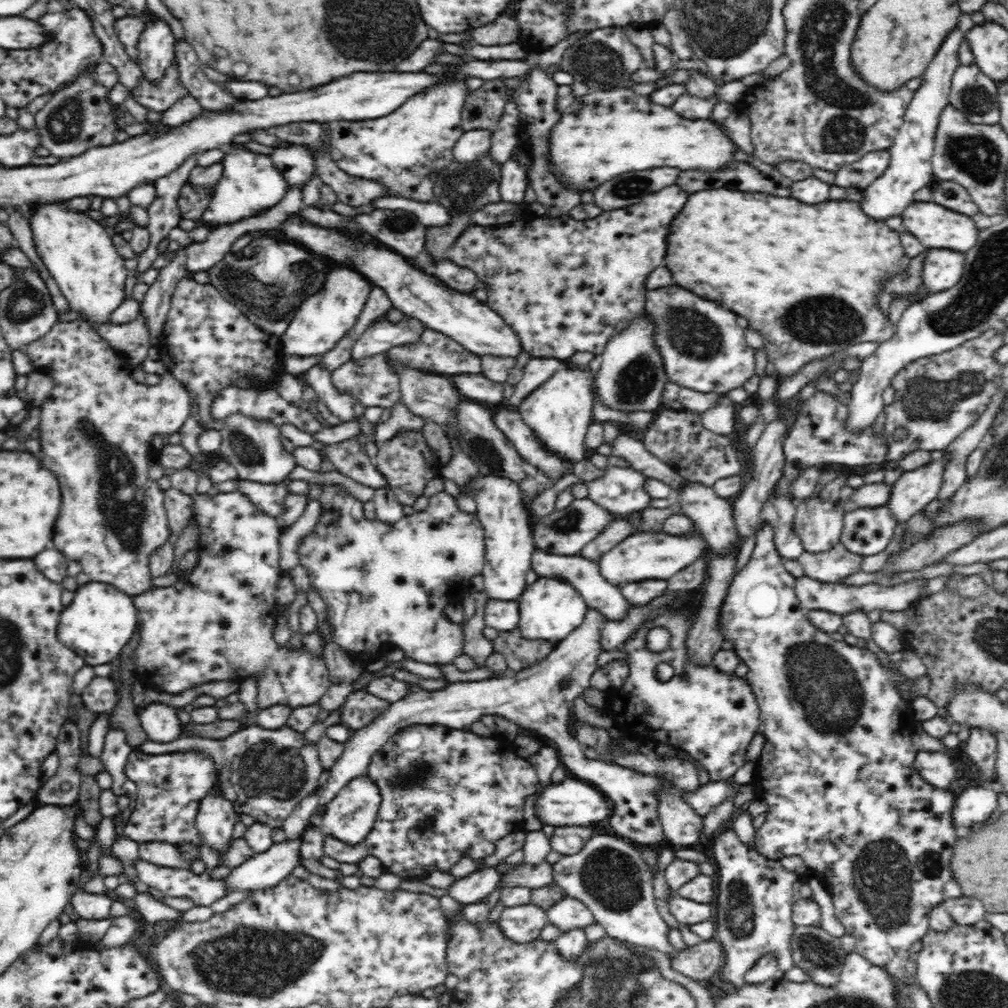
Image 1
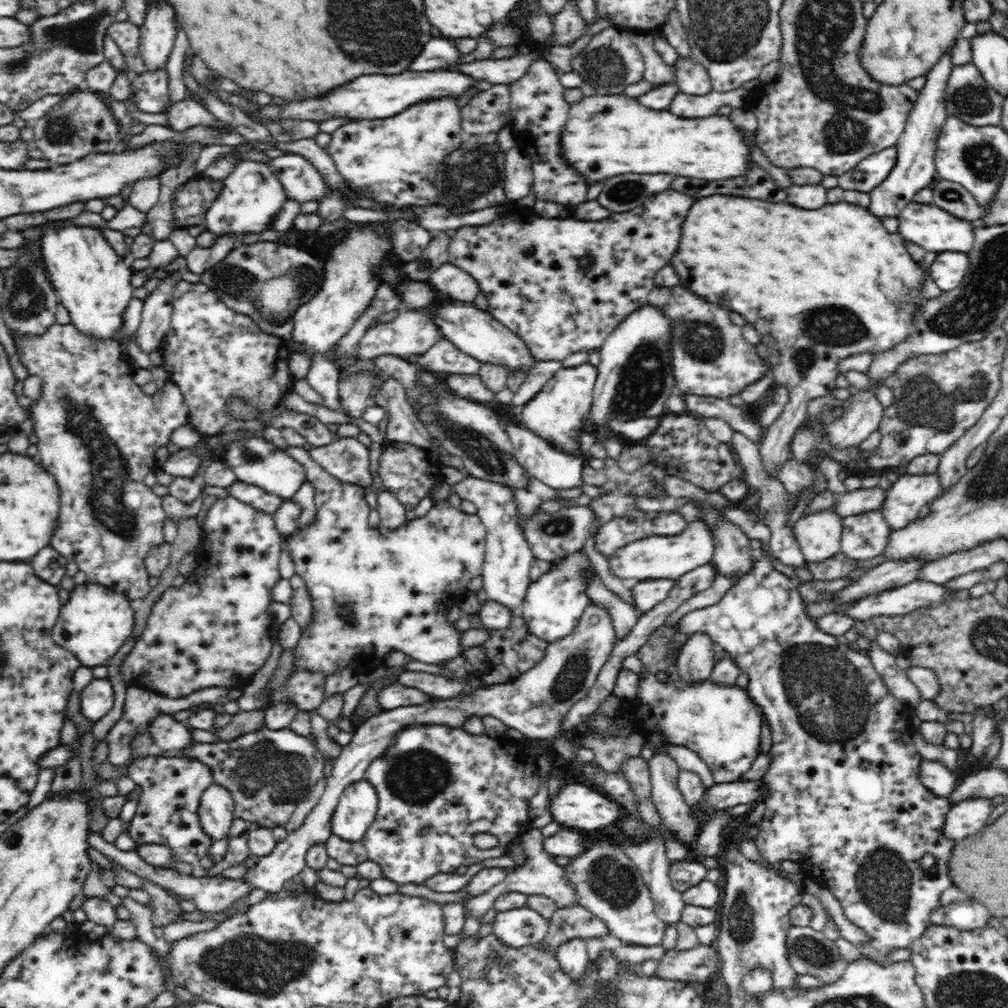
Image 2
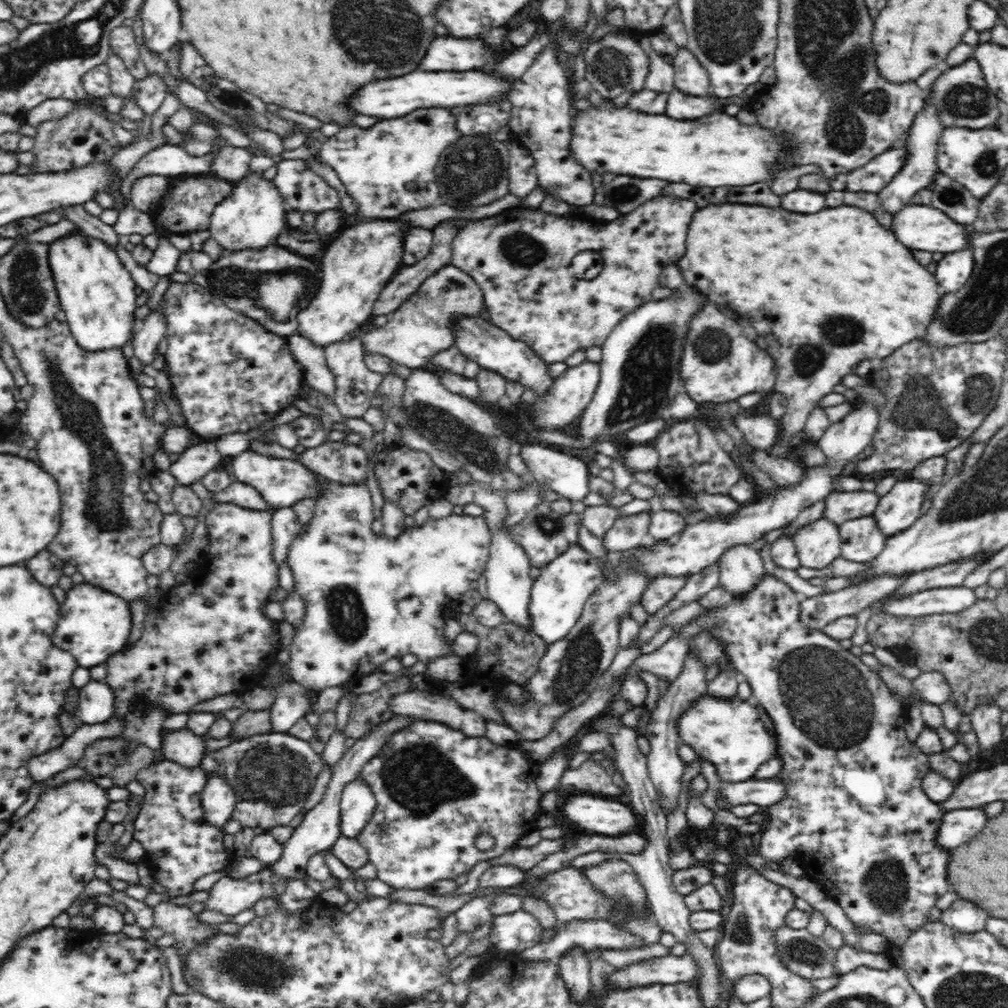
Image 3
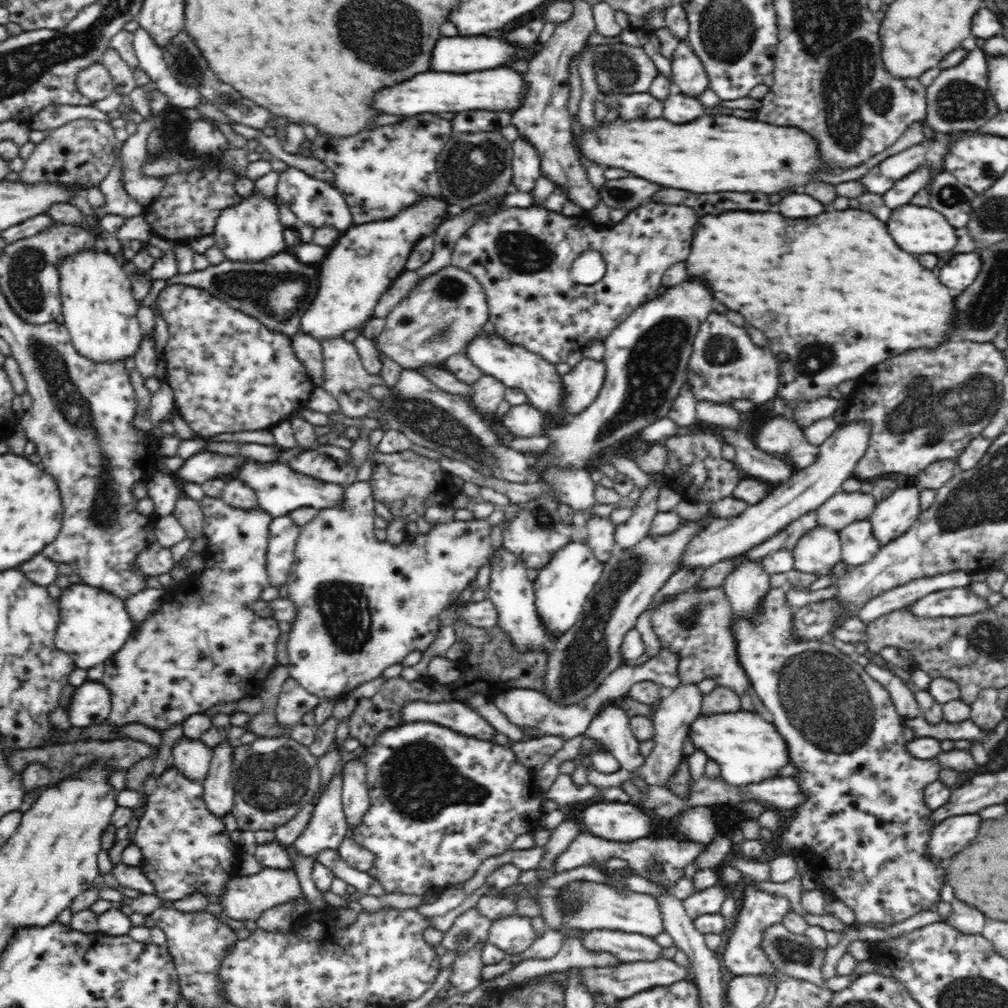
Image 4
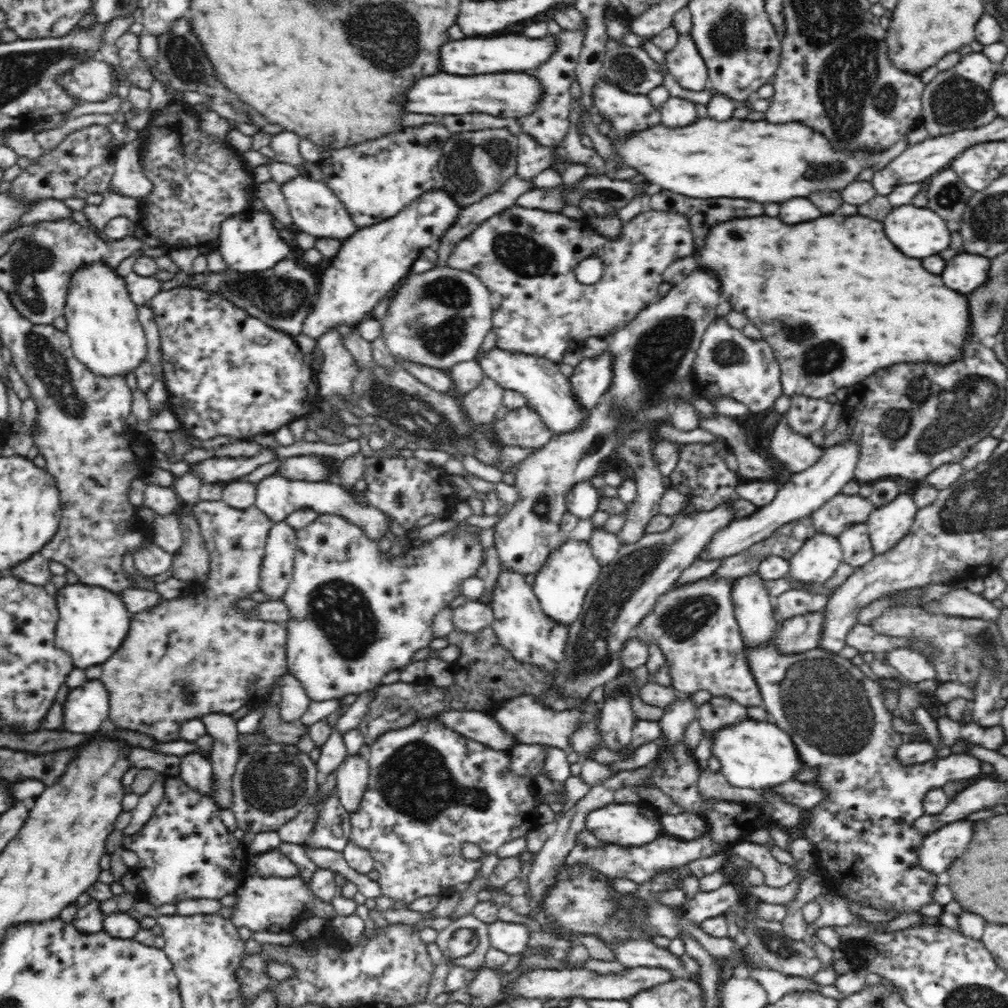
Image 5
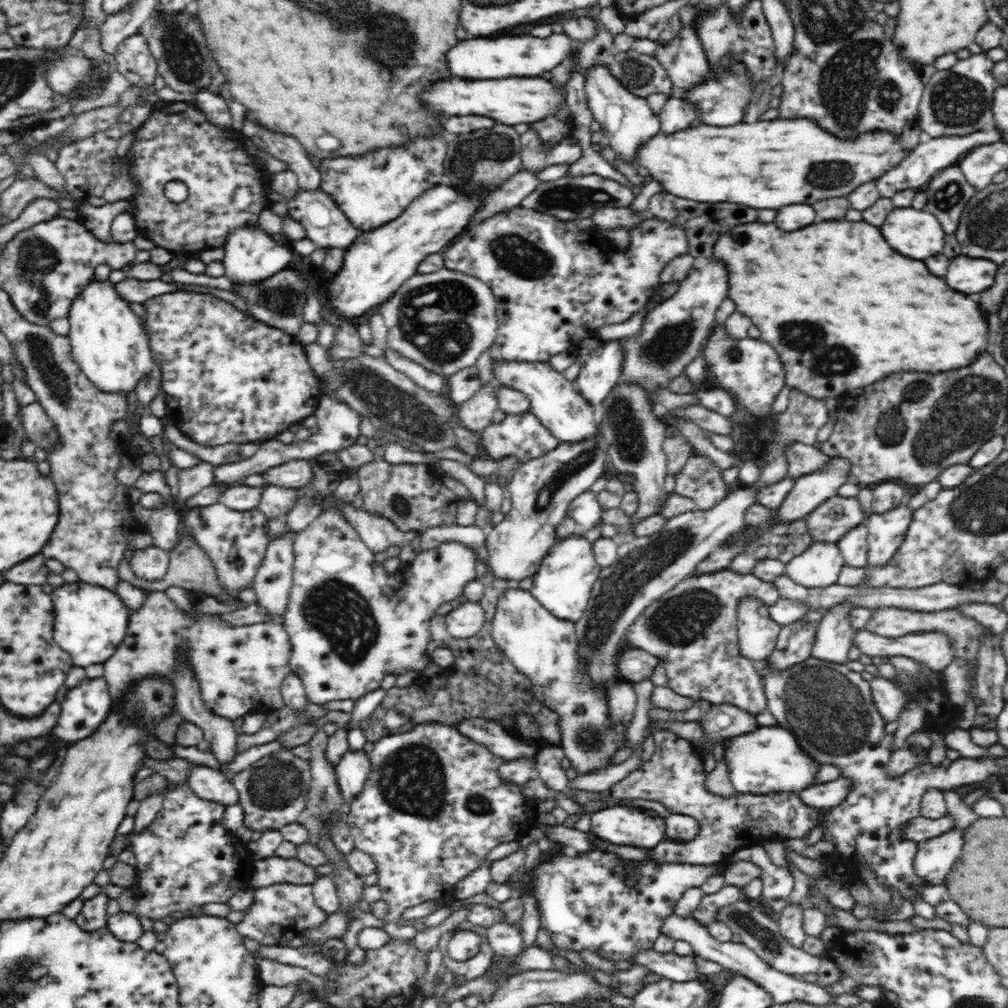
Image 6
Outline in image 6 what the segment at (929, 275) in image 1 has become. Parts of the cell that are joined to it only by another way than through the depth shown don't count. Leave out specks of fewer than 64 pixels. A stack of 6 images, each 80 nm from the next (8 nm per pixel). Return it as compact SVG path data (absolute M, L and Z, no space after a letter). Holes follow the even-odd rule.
M956 256L946 272L946 282L950 288L964 294L980 294L992 288L996 276L996 264L984 258Z

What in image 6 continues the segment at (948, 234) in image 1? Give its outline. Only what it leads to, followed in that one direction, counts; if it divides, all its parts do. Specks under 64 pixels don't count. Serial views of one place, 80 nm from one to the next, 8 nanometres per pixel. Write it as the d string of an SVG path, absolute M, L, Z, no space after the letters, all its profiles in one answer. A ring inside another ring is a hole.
M916 208L892 210L880 230L896 252L914 260L930 258L944 248L946 234L940 222Z

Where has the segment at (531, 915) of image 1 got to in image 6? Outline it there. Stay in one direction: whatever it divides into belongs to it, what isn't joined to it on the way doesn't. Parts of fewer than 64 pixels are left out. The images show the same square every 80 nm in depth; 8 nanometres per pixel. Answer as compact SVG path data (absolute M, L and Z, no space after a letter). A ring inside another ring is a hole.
M498 921L487 928L487 939L491 949L498 956L514 958L522 952L522 935L518 926Z

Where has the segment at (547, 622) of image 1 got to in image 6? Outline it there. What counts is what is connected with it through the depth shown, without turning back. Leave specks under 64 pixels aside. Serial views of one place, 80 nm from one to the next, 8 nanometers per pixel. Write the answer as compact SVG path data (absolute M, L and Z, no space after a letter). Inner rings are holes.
M572 535L561 539L550 548L537 574L532 577L533 585L530 592L556 618L576 623L590 602L593 584L598 580L601 570L596 563L592 544L584 537Z

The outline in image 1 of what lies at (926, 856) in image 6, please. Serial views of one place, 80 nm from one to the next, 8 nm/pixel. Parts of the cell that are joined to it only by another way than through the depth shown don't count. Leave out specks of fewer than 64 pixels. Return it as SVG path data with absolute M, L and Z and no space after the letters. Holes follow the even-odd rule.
M970 786L956 796L953 808L953 826L960 832L990 818L998 808L998 790L985 786Z

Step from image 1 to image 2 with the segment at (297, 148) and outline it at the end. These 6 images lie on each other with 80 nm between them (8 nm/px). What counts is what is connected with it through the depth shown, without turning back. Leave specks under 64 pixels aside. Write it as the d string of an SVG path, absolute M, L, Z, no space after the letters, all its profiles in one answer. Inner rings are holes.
M286 153L284 156L270 160L269 165L273 168L273 172L284 187L285 195L290 200L295 200L300 204L312 202L312 200L319 202L324 196L333 192L330 185L326 184L322 175L318 172L318 169L300 154Z

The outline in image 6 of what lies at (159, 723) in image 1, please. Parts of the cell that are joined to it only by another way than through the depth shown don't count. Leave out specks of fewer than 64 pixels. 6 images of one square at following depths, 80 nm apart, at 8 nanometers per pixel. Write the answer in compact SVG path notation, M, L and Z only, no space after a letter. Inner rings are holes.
M203 764L192 766L187 784L202 800L217 802L224 807L238 805L238 790L231 778Z

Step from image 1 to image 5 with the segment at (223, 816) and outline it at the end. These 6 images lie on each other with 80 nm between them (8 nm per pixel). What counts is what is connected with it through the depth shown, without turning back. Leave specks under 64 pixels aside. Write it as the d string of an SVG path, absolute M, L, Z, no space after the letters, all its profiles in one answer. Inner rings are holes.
M230 714L202 715L197 719L205 724L206 733L213 738L209 754L215 781L210 797L222 810L233 804L232 780L242 752L238 743L239 730Z

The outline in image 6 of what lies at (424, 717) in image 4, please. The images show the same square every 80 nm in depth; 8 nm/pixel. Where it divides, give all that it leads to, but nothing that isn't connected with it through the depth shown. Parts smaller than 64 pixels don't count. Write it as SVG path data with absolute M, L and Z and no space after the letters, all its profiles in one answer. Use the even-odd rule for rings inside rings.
M476 716L476 718L458 722L454 728L458 729L465 737L483 744L492 754L503 758L505 762L518 760L522 756L535 758L539 751L538 748L508 734L502 726L493 720Z

